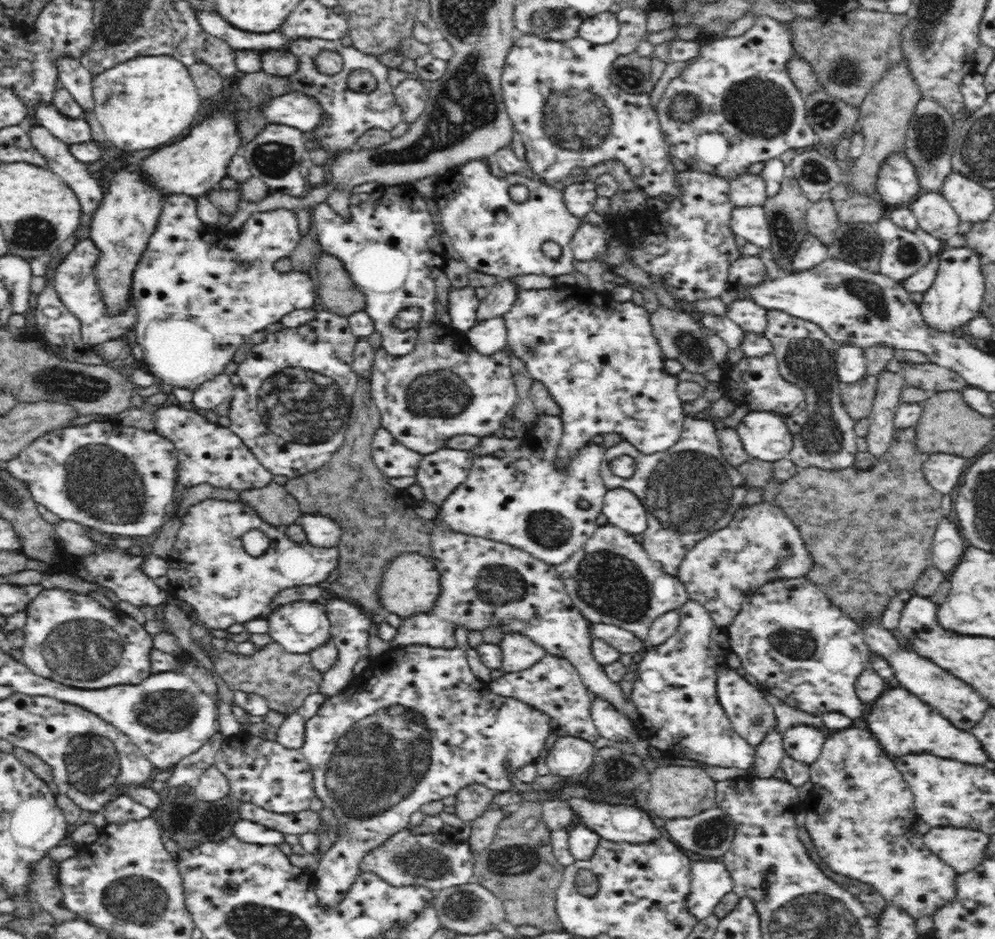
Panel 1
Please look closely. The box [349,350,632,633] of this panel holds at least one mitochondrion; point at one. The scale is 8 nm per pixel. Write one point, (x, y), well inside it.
(439, 392)

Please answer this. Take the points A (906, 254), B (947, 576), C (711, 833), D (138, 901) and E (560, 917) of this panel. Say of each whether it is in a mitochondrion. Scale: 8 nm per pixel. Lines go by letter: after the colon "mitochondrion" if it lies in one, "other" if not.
A: mitochondrion
B: other
C: mitochondrion
D: mitochondrion
E: other

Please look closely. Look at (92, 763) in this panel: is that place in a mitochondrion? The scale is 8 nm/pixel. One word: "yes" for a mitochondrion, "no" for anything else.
yes

